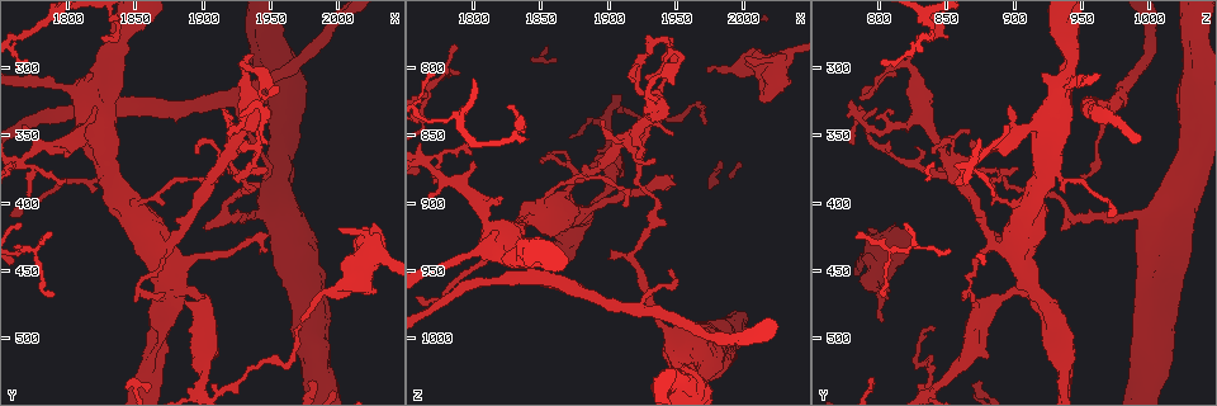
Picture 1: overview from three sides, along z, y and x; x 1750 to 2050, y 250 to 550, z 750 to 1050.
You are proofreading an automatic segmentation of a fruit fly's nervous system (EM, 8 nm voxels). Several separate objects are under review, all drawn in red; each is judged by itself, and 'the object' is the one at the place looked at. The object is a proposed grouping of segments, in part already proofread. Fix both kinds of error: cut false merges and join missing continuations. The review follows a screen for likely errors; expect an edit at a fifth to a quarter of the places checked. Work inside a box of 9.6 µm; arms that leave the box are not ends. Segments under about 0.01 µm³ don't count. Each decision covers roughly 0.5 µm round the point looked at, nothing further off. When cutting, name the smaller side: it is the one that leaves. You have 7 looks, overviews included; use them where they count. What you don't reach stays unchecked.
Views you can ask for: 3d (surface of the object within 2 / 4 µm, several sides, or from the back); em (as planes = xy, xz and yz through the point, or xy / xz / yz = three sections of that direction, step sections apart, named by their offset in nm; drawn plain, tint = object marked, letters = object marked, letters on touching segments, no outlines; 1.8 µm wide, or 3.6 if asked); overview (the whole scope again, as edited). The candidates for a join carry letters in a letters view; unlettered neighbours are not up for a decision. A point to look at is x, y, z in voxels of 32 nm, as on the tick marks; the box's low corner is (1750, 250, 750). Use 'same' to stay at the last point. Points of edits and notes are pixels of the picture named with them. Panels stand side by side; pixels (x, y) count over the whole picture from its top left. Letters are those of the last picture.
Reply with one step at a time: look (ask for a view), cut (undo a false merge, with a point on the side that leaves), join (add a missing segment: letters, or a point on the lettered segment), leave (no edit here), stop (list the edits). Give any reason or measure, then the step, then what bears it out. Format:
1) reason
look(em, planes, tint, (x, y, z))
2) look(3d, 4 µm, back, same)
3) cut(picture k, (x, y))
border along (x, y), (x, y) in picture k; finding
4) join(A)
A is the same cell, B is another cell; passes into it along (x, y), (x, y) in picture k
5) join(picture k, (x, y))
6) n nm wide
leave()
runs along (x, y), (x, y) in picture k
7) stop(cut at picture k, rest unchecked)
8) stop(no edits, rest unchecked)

thick turns thin
look(3d, 2 µm, (1912, 366, 854))

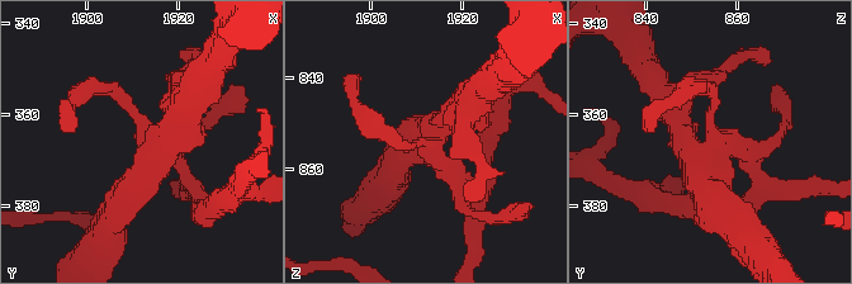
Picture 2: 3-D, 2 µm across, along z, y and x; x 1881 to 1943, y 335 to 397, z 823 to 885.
need the tissue
look(em, yz, step 4, tint, (1914, 367, 854))

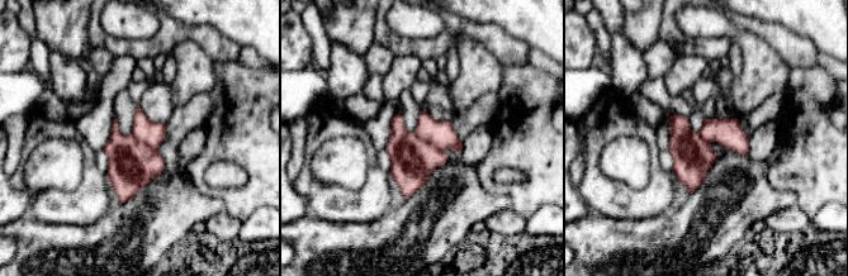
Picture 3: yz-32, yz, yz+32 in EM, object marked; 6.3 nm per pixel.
another direction
look(em, planes, letters, same)

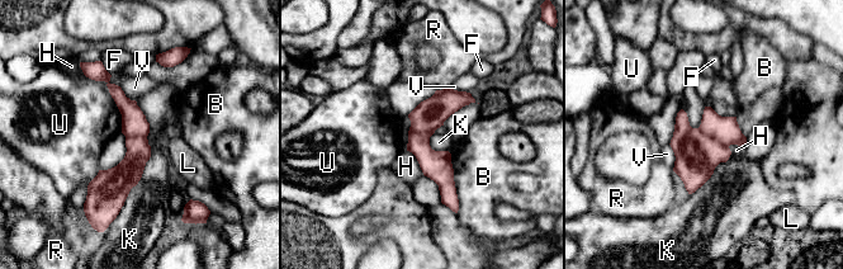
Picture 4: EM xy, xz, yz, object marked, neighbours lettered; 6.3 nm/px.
170 nm wide; K touches over 750 nm
leave()
B, F, H, K, L, R, U and V are other cells; all the same neuron

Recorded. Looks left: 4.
branch stops here
look(3d, 2 µm, back, (1944, 380, 948))

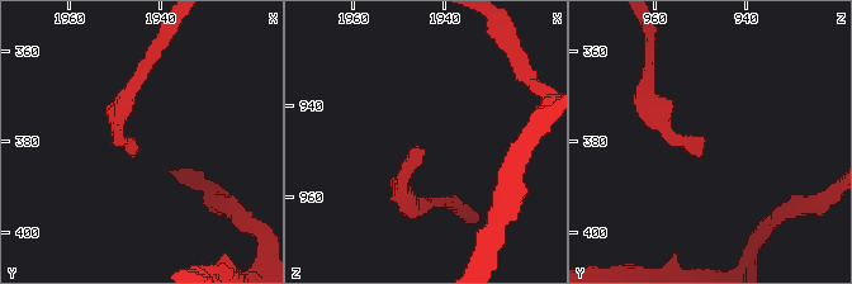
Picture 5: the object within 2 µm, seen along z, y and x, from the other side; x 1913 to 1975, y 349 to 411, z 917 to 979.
now the EM
look(em, planes, letters, (1946, 380, 949))

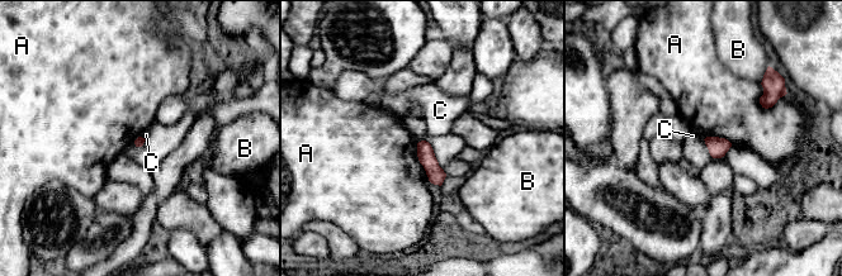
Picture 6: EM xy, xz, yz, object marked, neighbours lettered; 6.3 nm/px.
leave()
A, B and C are other cells; no lettered segment goes on from it

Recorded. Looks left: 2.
stop(no edits, rest unchecked)

